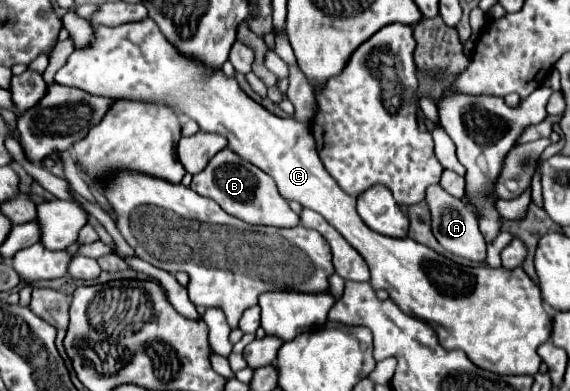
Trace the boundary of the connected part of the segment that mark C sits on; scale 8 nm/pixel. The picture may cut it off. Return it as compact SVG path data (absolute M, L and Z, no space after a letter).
M151 17L133 21L133 23L123 23L117 27L103 27L103 25L97 27L93 43L85 49L73 51L65 67L57 71L55 81L59 85L79 87L93 95L165 103L173 107L175 111L197 121L201 131L225 135L229 141L229 147L235 153L239 153L243 159L251 161L259 169L267 171L275 179L279 193L287 201L289 199L299 201L303 207L313 209L319 215L323 215L325 221L331 227L335 227L345 237L345 241L353 249L357 249L359 255L365 259L371 271L371 285L375 289L385 289L403 313L429 323L435 329L441 347L461 349L477 367L499 373L499 375L535 375L539 371L541 357L537 355L537 347L549 341L551 315L543 307L539 287L531 281L531 277L521 267L515 267L515 269L503 269L503 267L491 269L487 265L465 267L409 237L391 239L391 237L383 237L381 233L367 229L363 221L359 221L359 215L355 213L355 197L347 195L323 167L315 149L315 139L311 137L311 131L307 125L299 123L293 117L273 115L271 111L255 103L249 95L245 95L243 89L237 85L235 77L227 77L223 69L211 69L211 67L207 69L201 61L195 61L179 53L165 39L165 35L159 31L157 23Z

